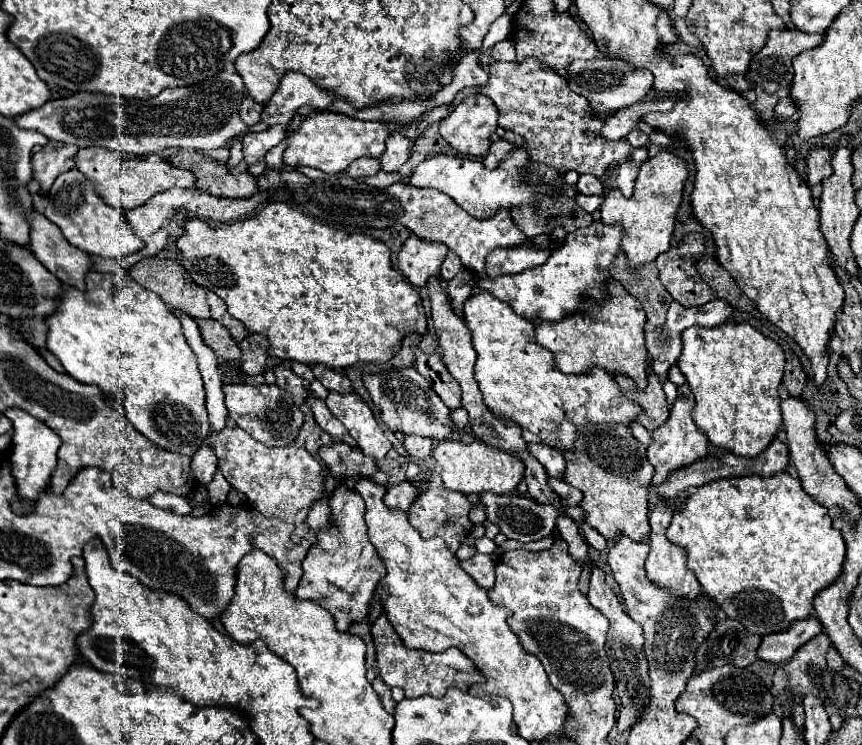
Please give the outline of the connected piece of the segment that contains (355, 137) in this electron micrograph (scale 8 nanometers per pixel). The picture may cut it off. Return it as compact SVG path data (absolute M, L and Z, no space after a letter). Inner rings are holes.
M317 111L313 117L309 115L301 127L287 139L287 151L283 161L291 167L307 165L321 169L323 173L343 173L357 157L375 157L379 159L385 151L385 141L389 137L389 125L381 121L361 121L355 117Z

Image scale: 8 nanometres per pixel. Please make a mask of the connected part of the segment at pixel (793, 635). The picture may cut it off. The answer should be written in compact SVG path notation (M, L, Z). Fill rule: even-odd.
M817 617L793 621L793 625L787 631L765 635L761 645L759 645L757 657L763 659L763 661L771 661L771 663L789 661L793 657L793 653L801 645L805 645L805 641L813 639L821 631L823 631L823 625Z

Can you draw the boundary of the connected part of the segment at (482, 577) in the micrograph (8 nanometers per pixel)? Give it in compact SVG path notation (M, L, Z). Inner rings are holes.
M475 555L473 559L461 561L461 567L485 589L491 589L495 585L495 563L497 555Z

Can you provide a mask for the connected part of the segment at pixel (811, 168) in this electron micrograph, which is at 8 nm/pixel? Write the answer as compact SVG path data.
M817 149L811 151L809 159L807 159L807 181L811 187L819 185L823 179L827 179L831 175L831 153L829 149Z

